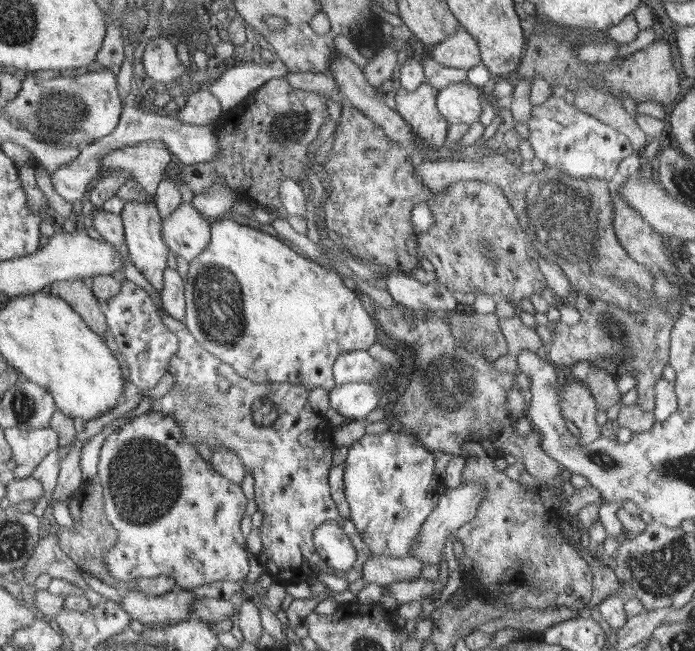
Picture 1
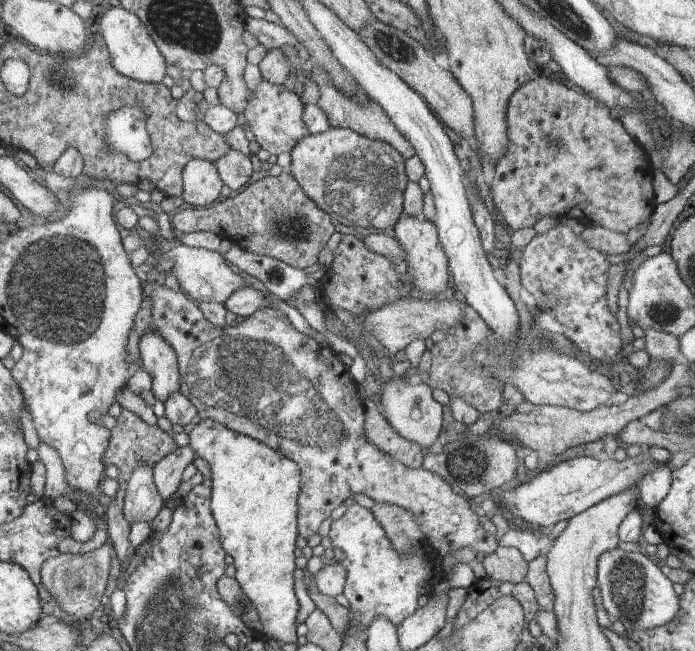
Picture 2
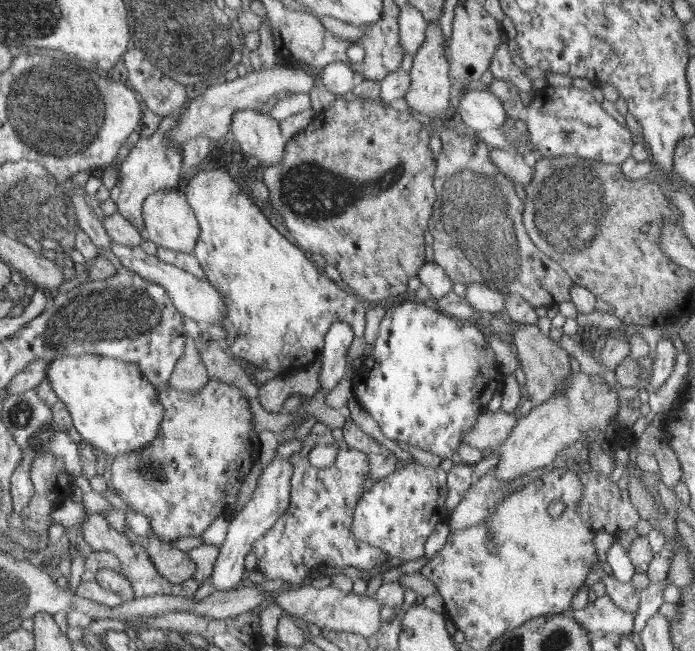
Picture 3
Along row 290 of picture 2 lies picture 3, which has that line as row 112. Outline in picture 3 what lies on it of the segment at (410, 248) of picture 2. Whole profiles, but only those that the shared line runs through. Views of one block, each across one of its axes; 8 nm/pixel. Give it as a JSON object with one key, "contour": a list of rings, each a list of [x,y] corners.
{"contour":[[[430,21],[427,24],[426,38],[418,54],[414,55],[414,64],[409,72],[410,88],[405,95],[406,104],[410,106],[410,109],[430,118],[438,118],[438,120],[447,116],[446,108],[448,108],[448,100],[451,100],[450,80],[452,76],[448,76],[448,60],[446,60],[444,44],[446,44],[446,38],[439,23]]]}

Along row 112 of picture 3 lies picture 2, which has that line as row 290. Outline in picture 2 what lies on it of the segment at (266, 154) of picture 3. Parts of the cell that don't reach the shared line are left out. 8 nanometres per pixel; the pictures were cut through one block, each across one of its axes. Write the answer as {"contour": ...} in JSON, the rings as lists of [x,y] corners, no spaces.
{"contour":[[[246,286],[246,288],[236,290],[236,292],[223,303],[223,306],[227,311],[244,318],[250,317],[256,310],[260,310],[260,308],[271,307],[275,303],[276,297],[272,293],[266,296],[256,290],[256,288]]]}

